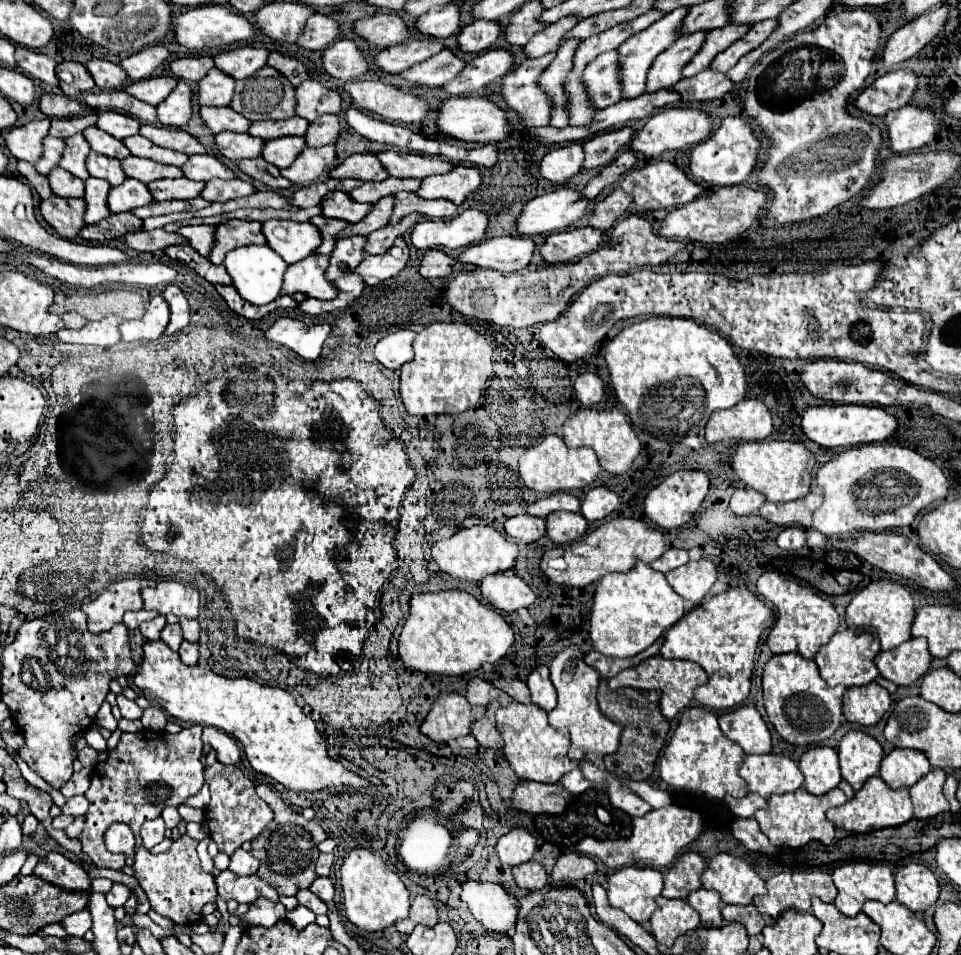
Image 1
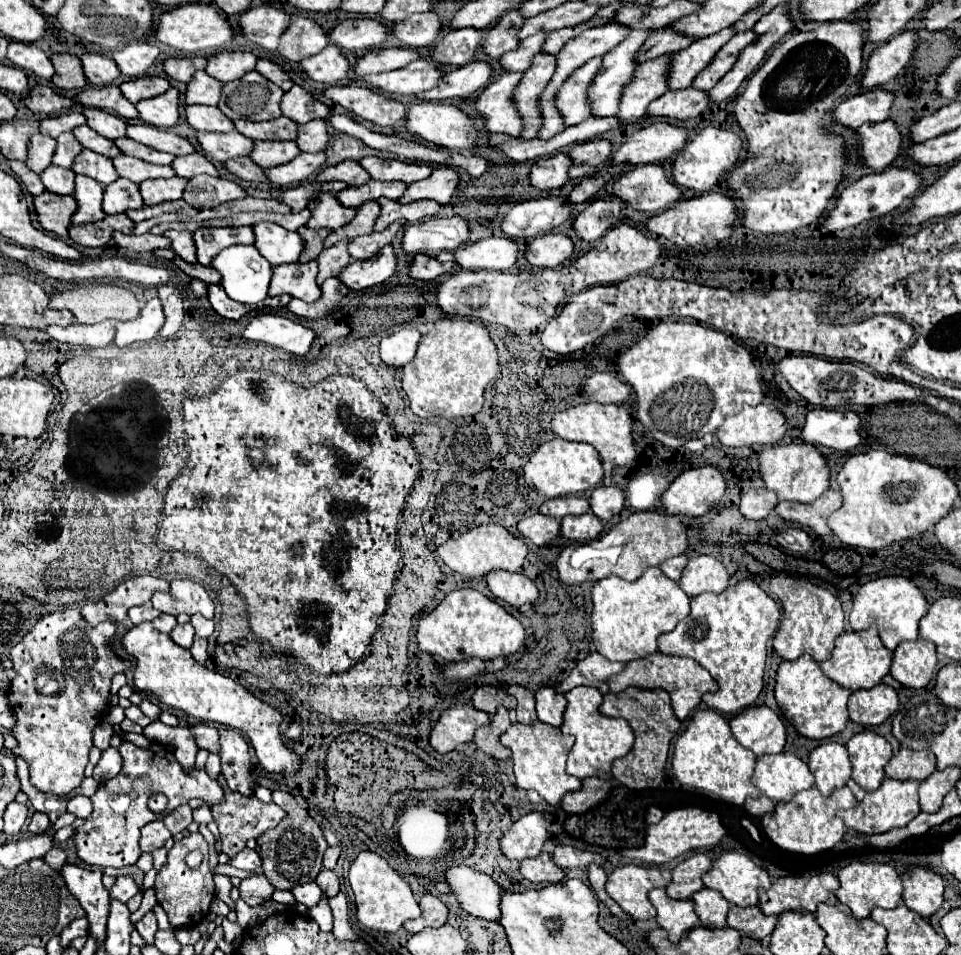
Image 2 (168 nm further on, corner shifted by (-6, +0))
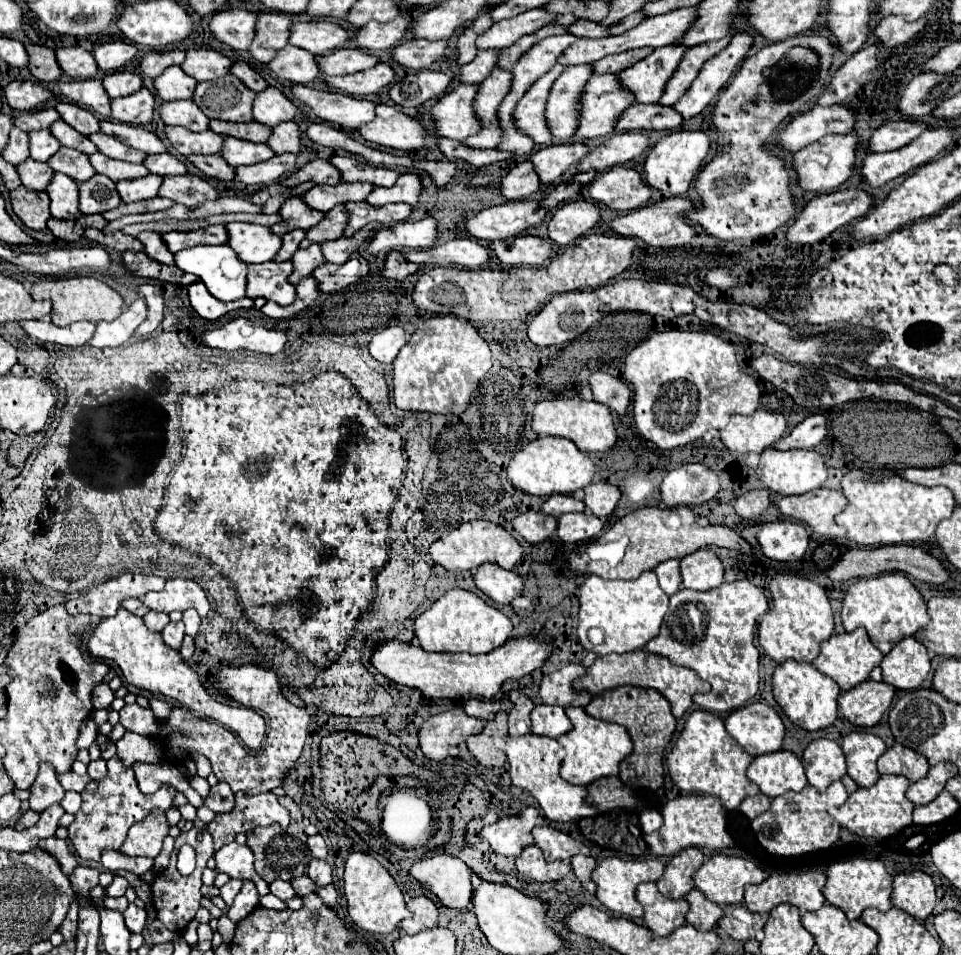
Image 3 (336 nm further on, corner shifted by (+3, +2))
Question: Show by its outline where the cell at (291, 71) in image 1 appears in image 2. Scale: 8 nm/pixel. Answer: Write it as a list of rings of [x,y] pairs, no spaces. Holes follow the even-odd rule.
[[[259,59],[255,69],[257,69],[261,75],[265,75],[267,79],[271,79],[273,83],[277,83],[283,91],[289,91],[289,89],[291,89],[291,85],[293,85],[293,81],[291,81],[289,73],[287,73],[287,71],[283,71],[283,67],[281,67],[281,65],[277,65],[277,63],[275,63],[275,61],[271,61],[271,59]]]

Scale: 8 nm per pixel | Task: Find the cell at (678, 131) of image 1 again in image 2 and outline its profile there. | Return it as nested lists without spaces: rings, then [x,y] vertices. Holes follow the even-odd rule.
[[[651,121],[649,125],[637,129],[613,155],[611,163],[659,163],[675,157],[689,139],[689,131],[683,125],[673,125],[667,121]]]

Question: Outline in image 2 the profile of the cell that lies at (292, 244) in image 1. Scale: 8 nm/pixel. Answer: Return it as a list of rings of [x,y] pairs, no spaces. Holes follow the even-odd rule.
[[[257,223],[253,225],[253,231],[255,247],[273,265],[299,261],[299,255],[303,253],[303,237],[297,231],[287,231],[277,223]]]

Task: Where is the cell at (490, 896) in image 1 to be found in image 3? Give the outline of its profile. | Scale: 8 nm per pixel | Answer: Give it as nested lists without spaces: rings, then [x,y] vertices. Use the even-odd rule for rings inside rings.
[[[442,853],[420,859],[410,867],[410,875],[432,891],[442,905],[452,909],[472,907],[472,871],[458,857]]]

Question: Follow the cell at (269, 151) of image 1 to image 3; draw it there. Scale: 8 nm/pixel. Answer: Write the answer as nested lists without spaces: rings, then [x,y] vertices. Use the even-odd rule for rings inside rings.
[[[226,137],[220,155],[230,163],[232,167],[238,165],[250,165],[250,163],[260,163],[270,157],[274,157],[274,151],[268,149],[264,143],[250,143],[234,137]]]

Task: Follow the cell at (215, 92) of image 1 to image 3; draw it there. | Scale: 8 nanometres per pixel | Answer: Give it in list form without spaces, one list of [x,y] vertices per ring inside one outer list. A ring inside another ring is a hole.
[[[170,67],[154,79],[154,89],[162,101],[192,99],[194,87],[194,77],[188,77],[180,67]]]

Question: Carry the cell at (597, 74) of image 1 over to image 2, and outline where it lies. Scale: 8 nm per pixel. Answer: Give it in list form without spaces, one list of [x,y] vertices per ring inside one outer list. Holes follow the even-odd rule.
[[[601,57],[589,59],[559,89],[557,107],[559,107],[561,115],[565,117],[567,127],[577,125],[577,123],[585,121],[591,115],[591,103],[589,103],[587,91],[589,91],[591,79],[595,79],[595,75],[599,73],[601,63],[603,63]]]

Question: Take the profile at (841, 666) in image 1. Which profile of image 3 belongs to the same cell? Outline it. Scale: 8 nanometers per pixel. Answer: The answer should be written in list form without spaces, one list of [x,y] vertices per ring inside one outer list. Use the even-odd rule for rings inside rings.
[[[858,627],[852,633],[840,633],[840,635],[832,635],[830,639],[826,639],[824,643],[820,643],[820,655],[812,661],[812,665],[828,675],[830,679],[834,679],[842,691],[848,691],[852,687],[856,687],[858,683],[866,681],[870,677],[870,671],[874,667],[878,667],[882,661],[882,653],[872,645],[872,641],[868,639],[866,629]]]

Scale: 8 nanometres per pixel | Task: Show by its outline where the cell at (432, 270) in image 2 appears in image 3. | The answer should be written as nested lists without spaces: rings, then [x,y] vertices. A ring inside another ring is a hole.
[[[394,251],[394,253],[388,253],[388,255],[386,255],[382,275],[388,277],[388,279],[400,279],[400,281],[402,281],[404,277],[416,273],[418,269],[420,269],[420,265],[414,265],[414,263],[406,261],[406,259],[402,257],[402,253]]]

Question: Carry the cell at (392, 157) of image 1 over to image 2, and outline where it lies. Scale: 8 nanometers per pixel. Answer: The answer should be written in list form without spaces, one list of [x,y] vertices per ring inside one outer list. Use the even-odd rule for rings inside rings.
[[[363,157],[359,163],[377,181],[415,183],[419,179],[427,179],[427,175],[431,175],[431,171],[435,169],[425,163],[407,163],[399,159],[381,159],[381,157]]]

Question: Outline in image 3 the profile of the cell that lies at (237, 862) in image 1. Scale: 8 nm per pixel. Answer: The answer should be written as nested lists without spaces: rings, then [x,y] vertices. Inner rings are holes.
[[[236,841],[224,845],[214,855],[218,863],[218,871],[236,877],[236,879],[250,879],[256,883],[259,896],[268,894],[269,885],[260,879],[260,875],[254,869],[254,855],[248,845],[238,845]]]

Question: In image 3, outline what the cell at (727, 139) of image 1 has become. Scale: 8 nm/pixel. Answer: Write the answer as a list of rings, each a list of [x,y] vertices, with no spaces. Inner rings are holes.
[[[674,131],[662,137],[646,155],[644,161],[644,181],[652,189],[660,189],[666,197],[682,195],[692,185],[694,177],[702,167],[702,159],[710,149],[710,141],[702,131]]]

